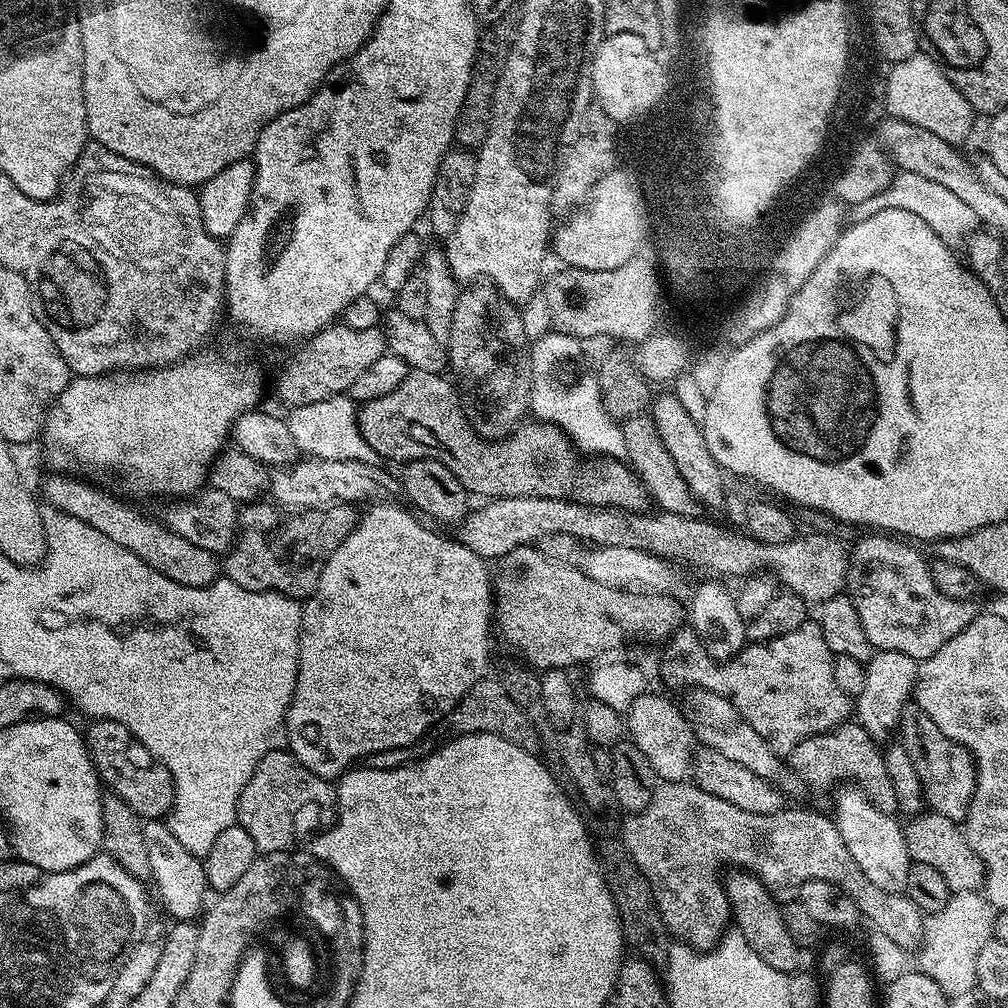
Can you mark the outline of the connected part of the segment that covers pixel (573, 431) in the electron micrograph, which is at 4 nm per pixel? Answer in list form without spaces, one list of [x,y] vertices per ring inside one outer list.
[[[589,374],[581,380],[555,380],[552,376],[533,379],[528,404],[535,419],[563,429],[581,453],[604,458],[624,456],[624,433],[606,410],[595,375]]]

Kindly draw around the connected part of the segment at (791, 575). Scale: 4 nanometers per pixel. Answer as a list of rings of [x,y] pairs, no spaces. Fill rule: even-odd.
[[[501,496],[489,499],[481,508],[473,507],[463,520],[459,521],[458,539],[474,554],[483,556],[485,561],[496,562],[510,550],[535,545],[546,534],[570,534],[578,541],[587,542],[592,546],[626,546],[637,548],[643,552],[653,552],[656,556],[673,558],[682,556],[704,568],[710,568],[711,573],[724,576],[740,576],[747,578],[761,570],[767,570],[787,591],[794,593],[801,601],[809,600],[812,606],[818,606],[823,600],[841,595],[845,591],[848,579],[848,552],[832,536],[823,536],[820,532],[812,532],[809,536],[793,535],[790,540],[777,544],[762,542],[754,537],[740,532],[727,532],[708,520],[695,520],[695,515],[670,514],[663,510],[645,510],[643,512],[627,512],[625,508],[593,508],[591,504],[573,502],[558,496]]]

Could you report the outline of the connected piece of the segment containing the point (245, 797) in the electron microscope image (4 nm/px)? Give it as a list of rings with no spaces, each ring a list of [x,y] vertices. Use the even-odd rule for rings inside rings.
[[[287,750],[271,752],[258,762],[250,782],[242,790],[240,800],[236,803],[236,818],[241,828],[254,838],[257,853],[286,852],[297,847],[299,840],[307,841],[313,834],[331,828],[337,814],[336,789],[329,781],[314,774],[298,758]]]

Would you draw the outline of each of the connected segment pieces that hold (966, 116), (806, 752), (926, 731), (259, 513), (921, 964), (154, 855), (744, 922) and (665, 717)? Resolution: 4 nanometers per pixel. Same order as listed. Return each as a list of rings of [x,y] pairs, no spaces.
[[[927,55],[911,56],[892,64],[888,69],[883,101],[885,113],[891,118],[926,128],[942,140],[960,146],[972,132],[976,118],[975,108],[966,102],[966,98],[962,98],[958,86],[950,82],[948,72],[938,63],[937,57]]]
[[[845,722],[828,732],[807,736],[787,753],[786,763],[789,768],[796,771],[809,793],[831,793],[841,782],[851,782],[864,791],[866,798],[874,806],[878,806],[878,810],[882,810],[887,816],[897,815],[894,786],[890,783],[890,774],[886,774],[886,762],[881,745],[872,740],[870,734],[866,734],[861,724]]]
[[[909,702],[904,706],[904,713],[900,715],[900,726],[898,729],[899,743],[904,745],[906,754],[910,754],[910,762],[914,762],[914,770],[918,772],[918,778],[924,791],[924,803],[931,811],[944,815],[946,818],[960,822],[968,815],[968,807],[972,801],[972,795],[976,789],[976,762],[972,755],[958,742],[946,738],[934,722],[922,711],[914,702]]]
[[[252,502],[247,506],[241,507],[238,512],[238,531],[235,540],[232,541],[232,547],[222,556],[222,572],[227,579],[233,580],[238,586],[242,586],[251,592],[280,592],[284,596],[293,598],[307,598],[312,595],[312,592],[318,586],[318,578],[322,566],[330,558],[330,554],[334,554],[334,550],[338,550],[338,546],[350,534],[350,530],[356,527],[358,512],[353,505],[350,504],[328,504],[325,508],[313,508],[311,510],[300,510],[295,514],[284,514],[280,520],[281,509],[273,506],[271,503],[260,504],[261,502]]]
[[[979,891],[952,892],[942,910],[924,916],[924,934],[915,953],[915,967],[934,978],[949,998],[973,991],[976,988],[978,950],[993,939],[993,919],[994,909]]]
[[[163,819],[145,821],[143,837],[150,861],[150,878],[156,886],[163,908],[172,916],[171,919],[180,922],[189,921],[196,914],[198,916],[205,903],[204,896],[208,894],[203,861],[182,846]]]
[[[743,870],[729,871],[723,877],[722,883],[735,927],[740,935],[746,938],[754,954],[758,954],[770,966],[781,970],[787,969],[787,964],[794,963],[802,955],[802,949],[794,942],[790,930],[786,930],[781,905],[776,905],[776,900],[772,897],[775,896],[773,889],[767,888],[752,872]]]
[[[645,690],[626,710],[626,732],[632,743],[646,754],[646,762],[664,782],[684,782],[692,771],[692,757],[698,741],[692,724],[685,718],[679,703],[667,700],[656,692]]]

